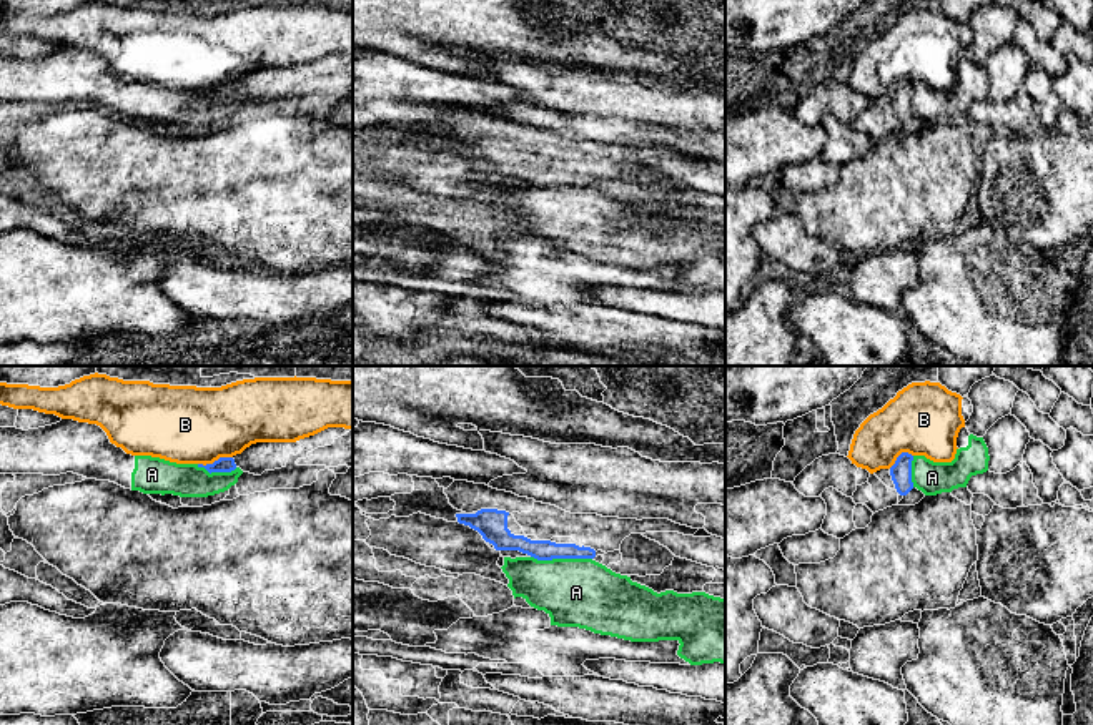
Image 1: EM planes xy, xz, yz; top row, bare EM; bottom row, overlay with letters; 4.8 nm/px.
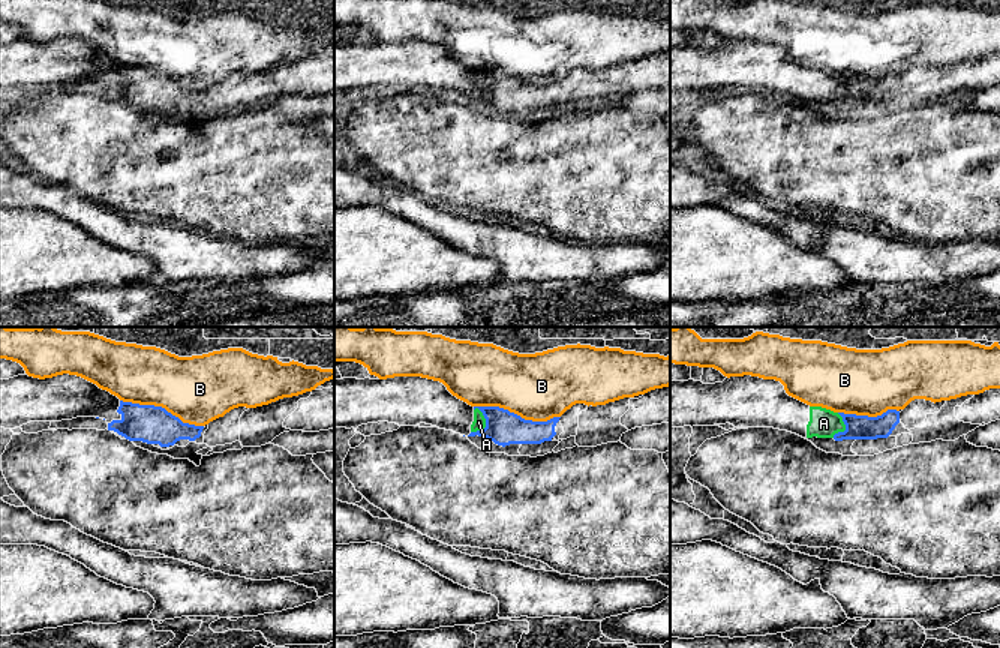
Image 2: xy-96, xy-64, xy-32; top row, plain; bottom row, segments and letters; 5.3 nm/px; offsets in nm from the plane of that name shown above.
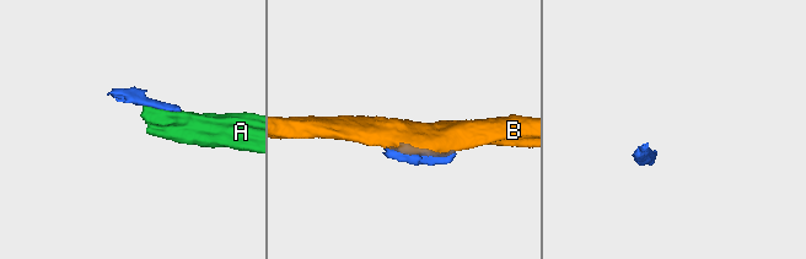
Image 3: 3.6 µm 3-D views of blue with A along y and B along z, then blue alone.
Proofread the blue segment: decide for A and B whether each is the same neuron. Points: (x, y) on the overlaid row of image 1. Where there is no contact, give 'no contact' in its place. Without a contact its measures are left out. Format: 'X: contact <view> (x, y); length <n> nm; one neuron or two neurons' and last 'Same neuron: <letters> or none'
A: contact xz (561, 557); length 300 nm; two neurons
B: contact xy (215, 461); length 170 nm; two neurons
Same neuron: none

